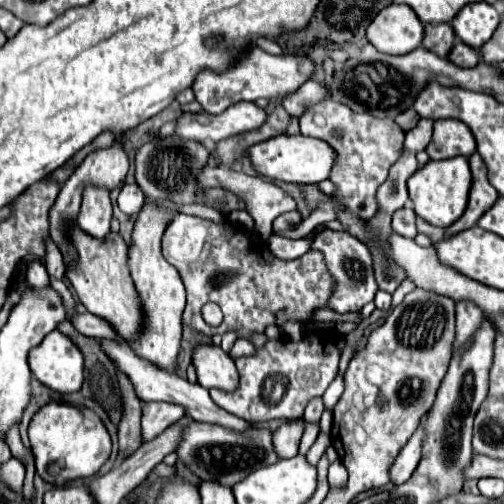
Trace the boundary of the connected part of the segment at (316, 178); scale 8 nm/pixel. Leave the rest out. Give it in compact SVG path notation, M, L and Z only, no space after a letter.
M275 136L265 142L259 142L249 148L249 158L255 166L255 170L271 180L283 180L283 182L293 182L293 184L319 184L323 180L329 180L331 170L335 166L337 154L333 148L317 138L309 136Z

